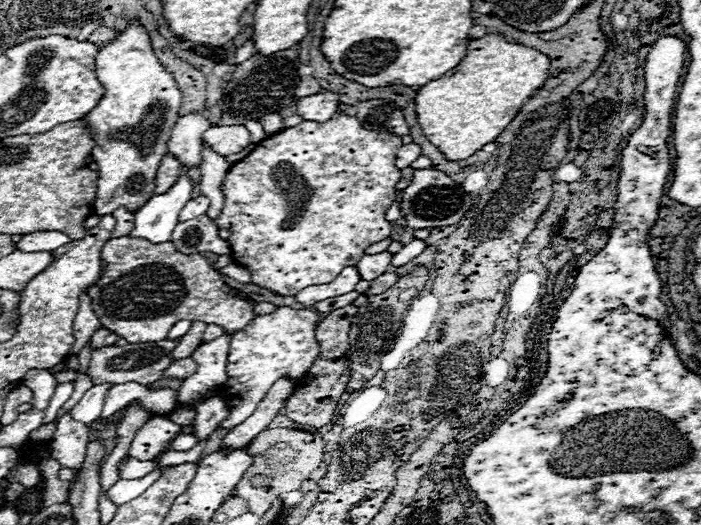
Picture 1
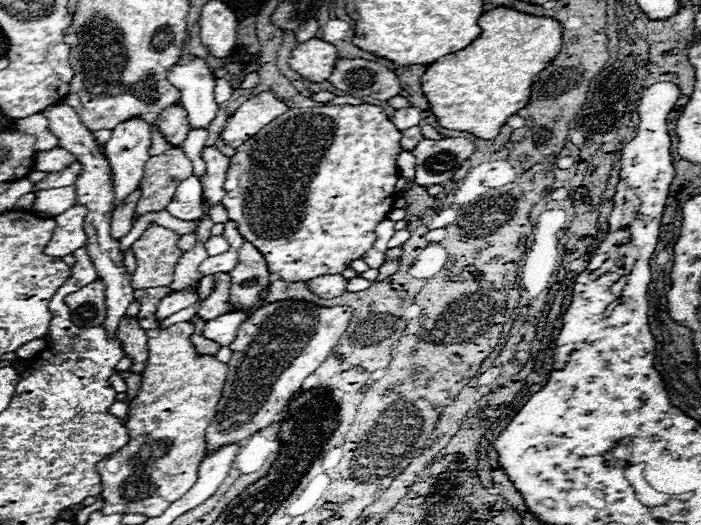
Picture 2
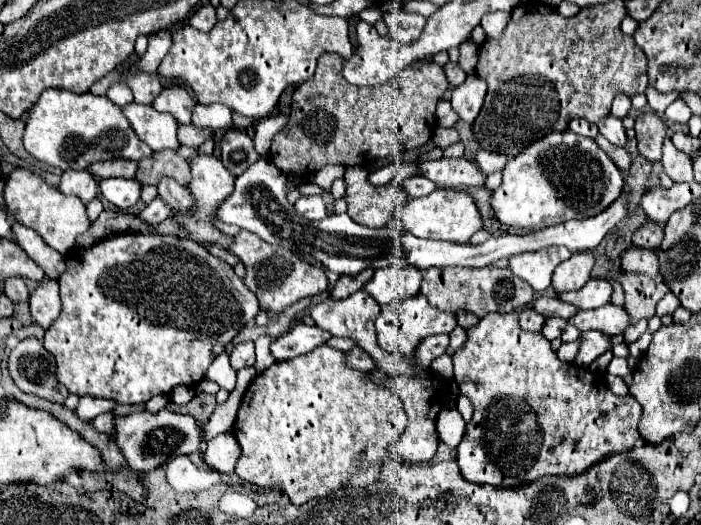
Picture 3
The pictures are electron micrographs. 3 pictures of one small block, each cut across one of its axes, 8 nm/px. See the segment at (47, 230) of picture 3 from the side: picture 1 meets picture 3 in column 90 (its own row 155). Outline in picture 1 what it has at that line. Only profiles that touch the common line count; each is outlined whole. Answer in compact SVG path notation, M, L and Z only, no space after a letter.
M210 126L204 132L204 142L208 142L220 156L236 154L252 144L246 126Z

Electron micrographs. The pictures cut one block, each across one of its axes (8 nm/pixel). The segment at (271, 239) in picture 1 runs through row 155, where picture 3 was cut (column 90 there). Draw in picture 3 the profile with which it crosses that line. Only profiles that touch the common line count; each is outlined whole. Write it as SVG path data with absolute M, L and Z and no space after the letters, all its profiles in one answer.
M126 232L86 250L74 246L66 254L66 266L66 274L58 280L62 314L46 330L44 348L56 358L58 382L76 396L144 404L156 394L168 396L178 384L194 388L240 326L260 312L256 294L234 274L232 266L214 258L204 246L178 236Z

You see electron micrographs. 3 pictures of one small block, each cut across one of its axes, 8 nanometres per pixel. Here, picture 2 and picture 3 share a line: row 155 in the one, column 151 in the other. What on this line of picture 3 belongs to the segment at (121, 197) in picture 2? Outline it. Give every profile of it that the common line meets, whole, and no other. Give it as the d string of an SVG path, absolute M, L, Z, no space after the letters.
M132 102L122 108L124 116L130 120L134 132L142 142L146 142L154 152L178 150L182 144L178 140L178 128L174 116L160 114L148 104Z

